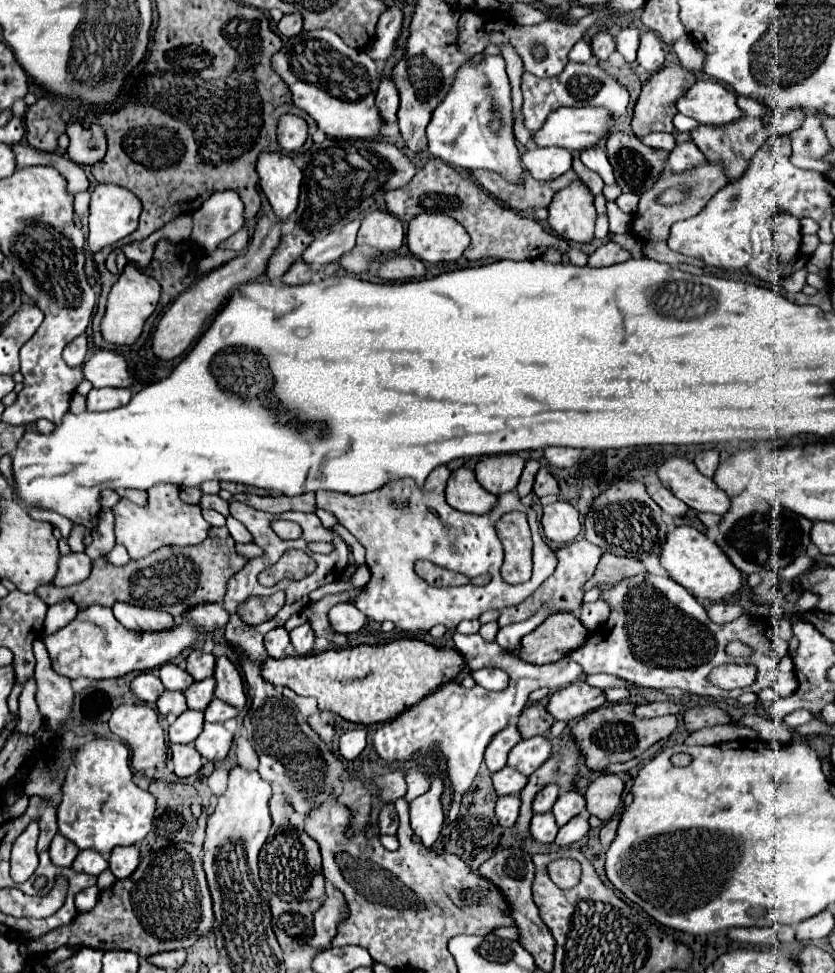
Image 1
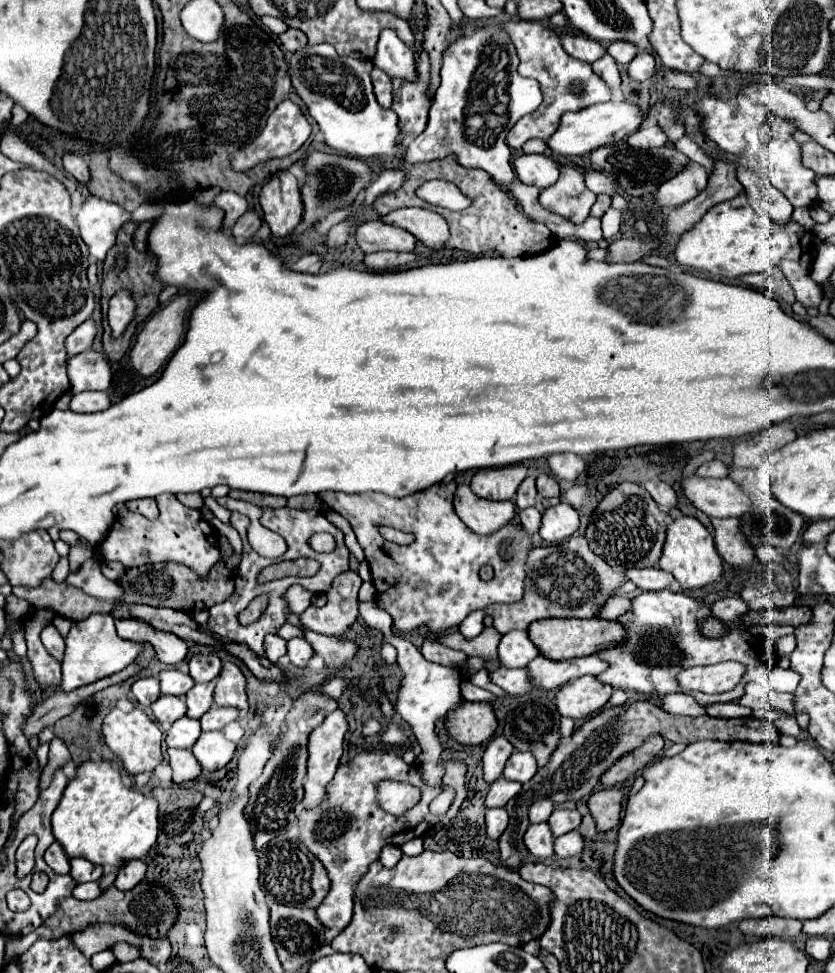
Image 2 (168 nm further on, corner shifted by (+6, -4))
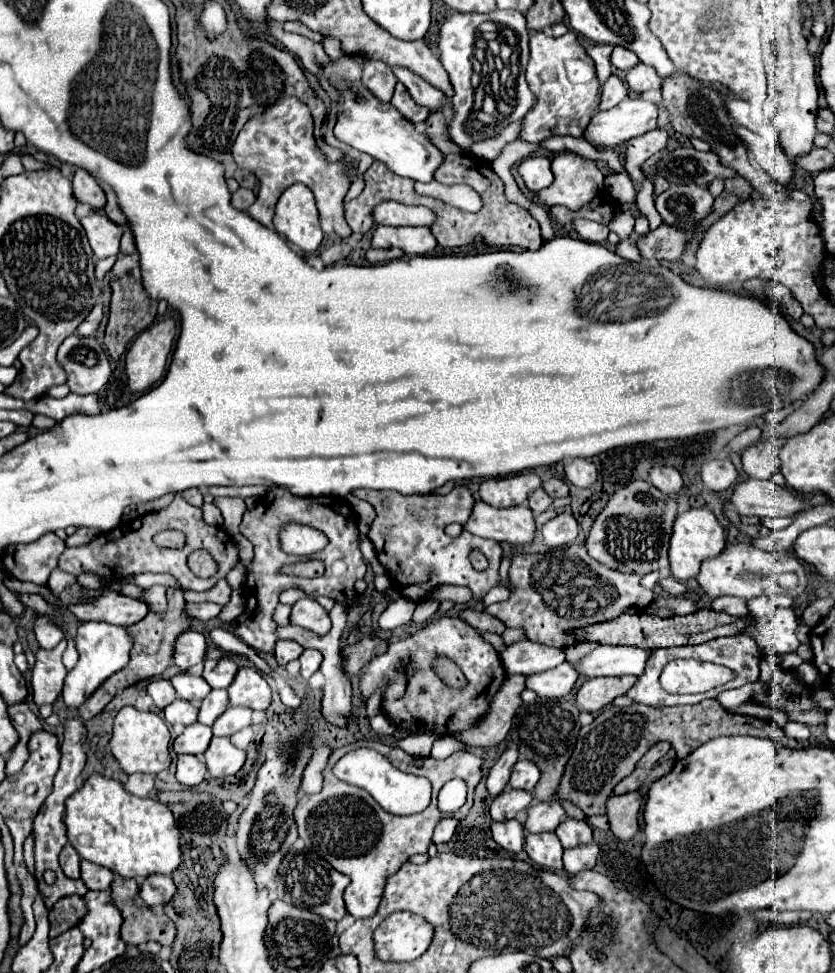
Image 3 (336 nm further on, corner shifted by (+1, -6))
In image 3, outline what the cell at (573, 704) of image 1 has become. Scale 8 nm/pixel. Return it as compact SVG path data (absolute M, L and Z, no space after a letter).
M601 676L589 678L581 684L575 696L575 706L579 710L597 714L607 704L611 704L617 696L623 696L635 682L635 676Z

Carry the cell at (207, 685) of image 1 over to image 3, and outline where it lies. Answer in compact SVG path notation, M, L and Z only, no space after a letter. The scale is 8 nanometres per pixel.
M211 690L209 696L205 696L205 700L201 702L199 722L211 726L217 720L217 716L225 712L225 708L227 708L227 690Z

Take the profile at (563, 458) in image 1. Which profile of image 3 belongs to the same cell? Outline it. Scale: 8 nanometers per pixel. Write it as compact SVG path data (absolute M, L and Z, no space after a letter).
M575 458L565 466L565 476L571 484L575 484L579 488L587 488L597 480L597 468L591 460Z

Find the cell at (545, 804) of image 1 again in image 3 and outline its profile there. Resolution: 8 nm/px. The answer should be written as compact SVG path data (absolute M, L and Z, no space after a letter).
M557 800L551 802L537 802L527 808L525 828L529 832L553 832L559 822L565 818L565 810Z

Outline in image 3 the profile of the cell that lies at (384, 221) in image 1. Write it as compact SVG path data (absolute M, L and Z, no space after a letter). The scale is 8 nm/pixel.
M377 226L371 240L373 248L401 248L405 254L427 254L431 252L437 242L429 228L421 226Z

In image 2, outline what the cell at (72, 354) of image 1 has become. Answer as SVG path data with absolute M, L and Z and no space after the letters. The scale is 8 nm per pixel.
M88 318L66 338L68 354L80 354L80 352L88 350L92 346L94 336L96 336L96 326L94 326L94 320Z

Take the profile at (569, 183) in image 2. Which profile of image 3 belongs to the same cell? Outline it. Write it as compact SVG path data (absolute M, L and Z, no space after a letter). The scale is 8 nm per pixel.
M561 152L553 158L555 180L549 188L541 190L539 202L545 206L565 206L569 210L579 210L589 204L597 192L603 188L603 172L595 162L585 160L571 152Z

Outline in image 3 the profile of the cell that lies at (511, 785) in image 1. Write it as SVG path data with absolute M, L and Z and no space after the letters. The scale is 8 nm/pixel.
M507 788L501 792L493 804L491 804L491 818L493 820L509 820L515 818L521 810L525 810L533 800L531 792L517 792L513 788Z

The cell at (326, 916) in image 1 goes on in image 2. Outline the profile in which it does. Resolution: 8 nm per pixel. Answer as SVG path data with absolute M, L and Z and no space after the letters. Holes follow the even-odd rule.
M360 752L360 754L356 754L350 762L338 766L336 776L326 786L324 800L312 810L300 810L300 814L298 814L300 840L324 864L330 880L332 880L332 888L330 888L328 896L316 910L320 922L324 922L326 928L336 926L338 930L344 930L350 924L352 914L354 914L356 884L368 872L368 866L374 860L378 860L378 854L384 846L388 846L388 844L402 846L408 840L424 836L436 824L448 824L458 814L464 798L468 796L466 764L460 760L442 760L442 766L444 766L442 784L450 784L450 786L460 784L460 792L458 792L452 808L444 816L434 816L428 810L428 804L440 794L440 790L434 786L428 786L420 778L422 772L416 764L406 764L402 760L402 756L398 756L394 752L378 752L378 754ZM384 778L412 782L414 786L418 786L422 790L422 800L412 810L408 810L408 814L404 814L400 818L384 814L376 802L376 782L380 782Z

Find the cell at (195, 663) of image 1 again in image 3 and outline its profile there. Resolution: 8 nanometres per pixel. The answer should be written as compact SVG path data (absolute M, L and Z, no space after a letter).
M231 658L219 660L205 660L203 678L211 688L227 688L237 674L237 666Z

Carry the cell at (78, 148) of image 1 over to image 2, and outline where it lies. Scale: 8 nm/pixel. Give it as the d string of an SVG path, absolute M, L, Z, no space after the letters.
M66 154L66 156L64 156L64 170L66 170L72 178L76 178L82 186L86 186L88 180L90 180L88 164L86 164L86 160L80 158L78 154Z

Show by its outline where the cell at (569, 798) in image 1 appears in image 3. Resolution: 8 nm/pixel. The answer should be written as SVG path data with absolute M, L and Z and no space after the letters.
M565 818L557 826L555 834L561 840L563 848L575 848L581 844L589 844L593 840L591 826L585 820L573 820L573 818Z

